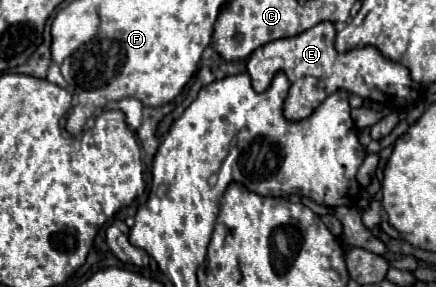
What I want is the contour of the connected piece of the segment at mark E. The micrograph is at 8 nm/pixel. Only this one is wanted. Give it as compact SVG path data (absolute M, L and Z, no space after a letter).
M322 21L318 25L314 25L312 29L308 31L302 31L300 35L296 37L288 37L288 39L276 39L276 41L270 41L262 47L258 47L246 61L246 71L252 79L252 87L254 91L264 91L266 89L266 83L278 73L278 71L284 71L286 77L290 79L290 93L288 93L288 101L284 103L284 115L286 119L290 121L300 121L300 119L306 119L328 95L335 93L339 89L346 89L350 93L356 93L364 99L372 100L374 102L386 101L386 106L390 107L406 107L414 101L418 101L420 97L420 85L412 81L408 69L400 63L394 63L394 61L388 61L376 47L368 45L368 47L362 47L362 49L352 49L352 51L346 51L346 53L336 53L334 49L334 35L336 35L336 29L330 21Z

